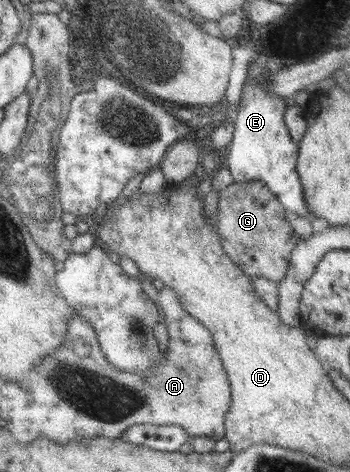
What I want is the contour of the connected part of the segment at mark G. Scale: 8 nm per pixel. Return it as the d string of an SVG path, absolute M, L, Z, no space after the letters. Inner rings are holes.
M260 180L231 184L217 194L217 227L224 253L251 278L263 277L278 283L283 279L291 251L300 239L285 220L285 209Z

